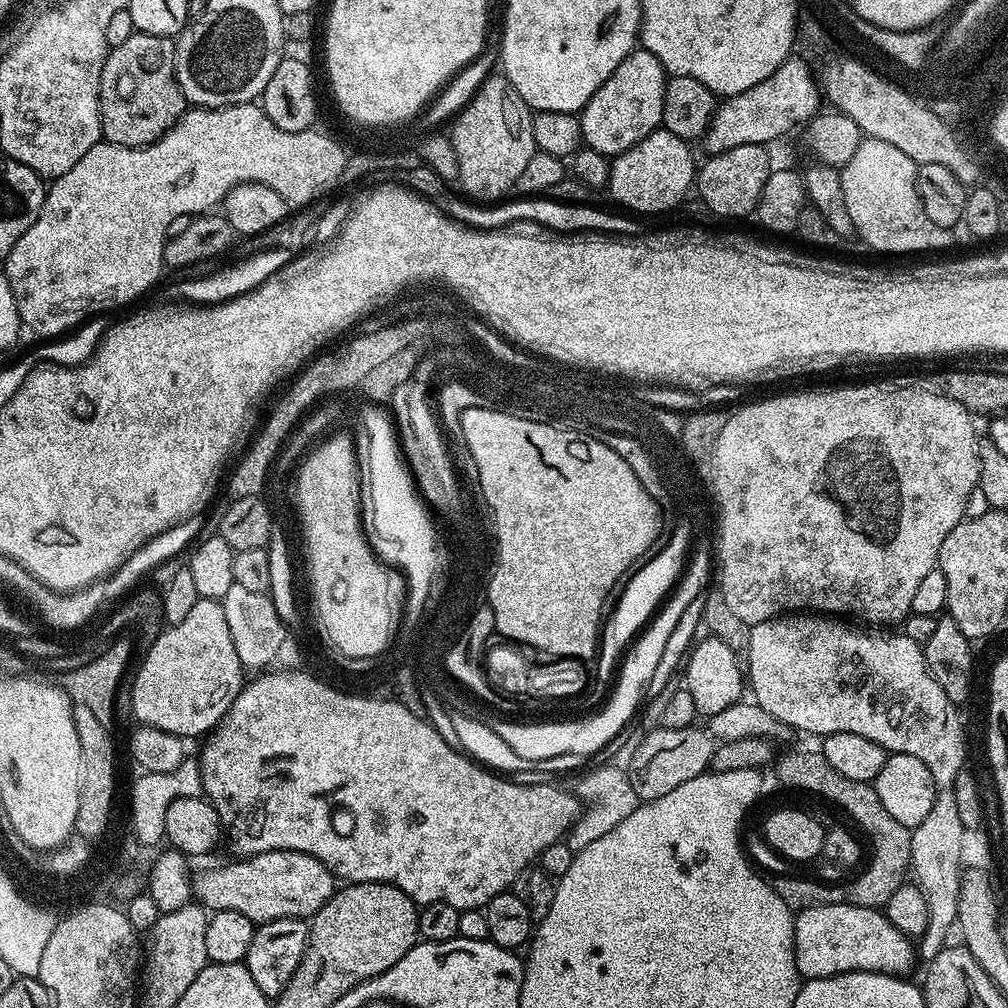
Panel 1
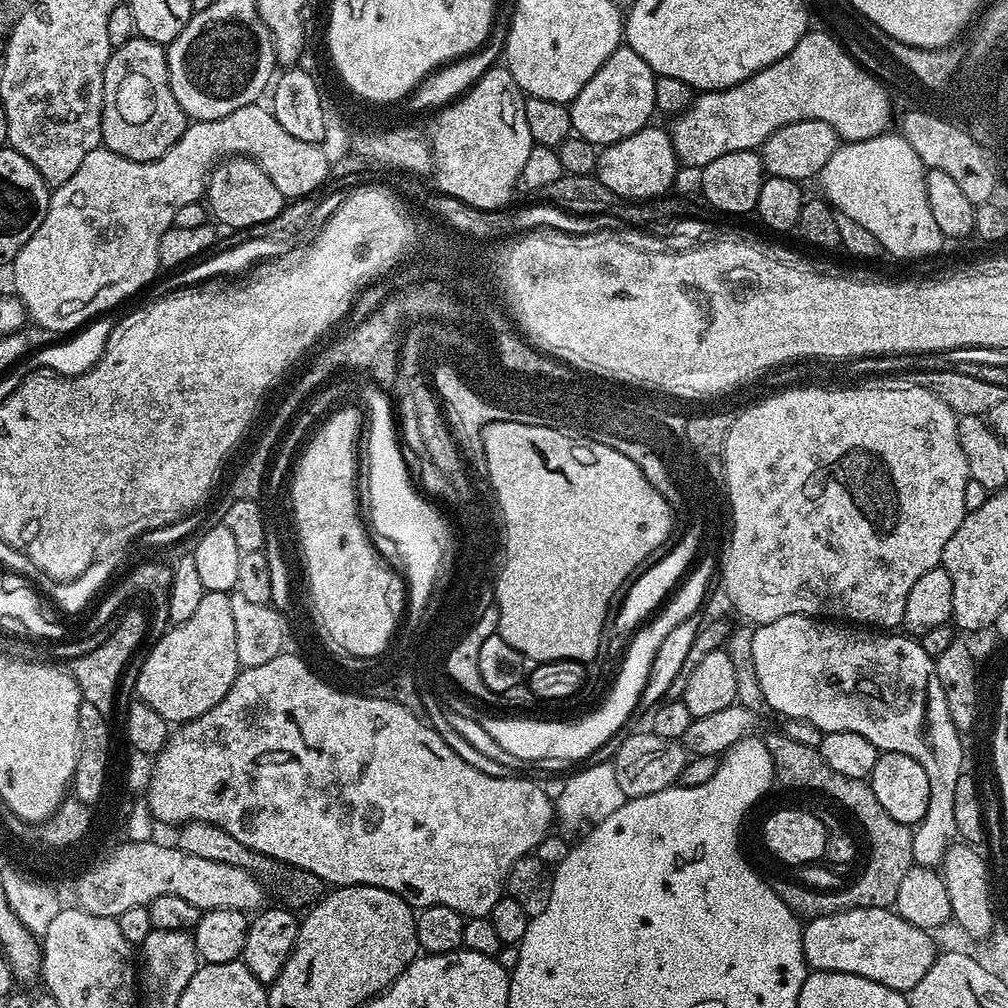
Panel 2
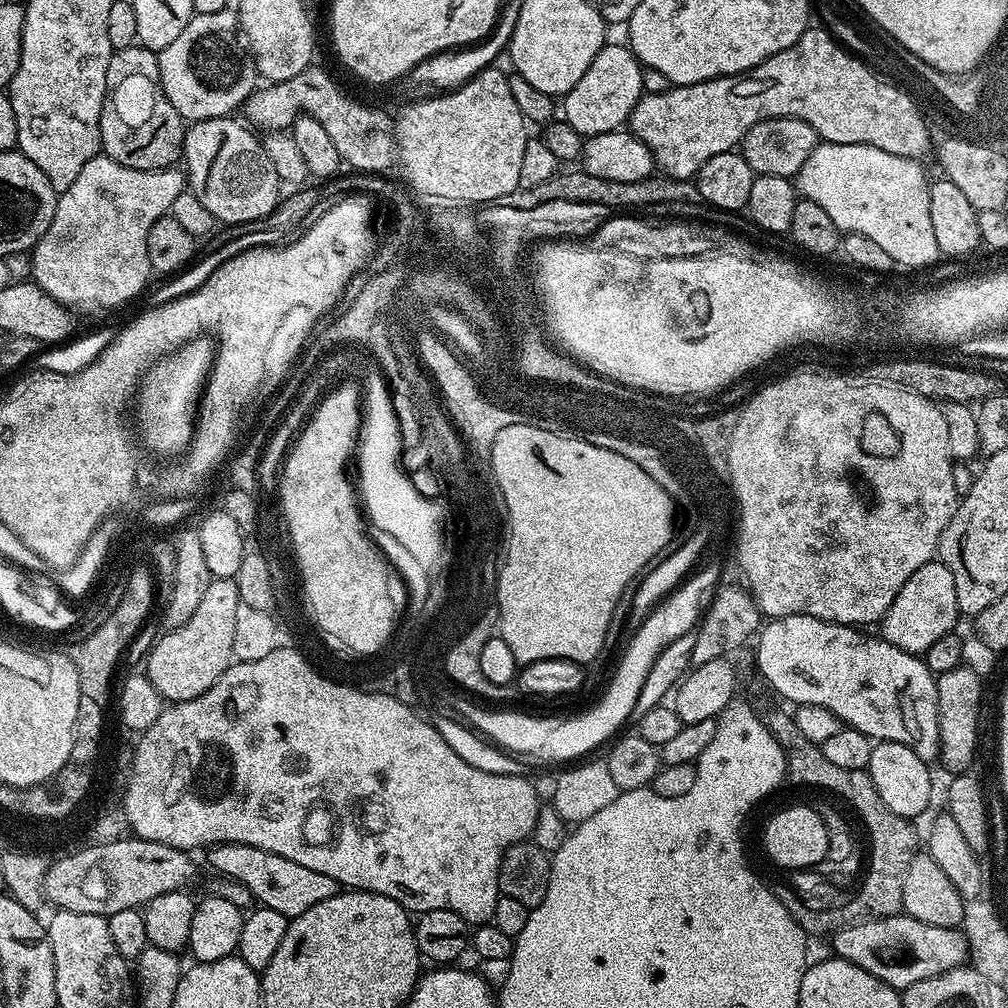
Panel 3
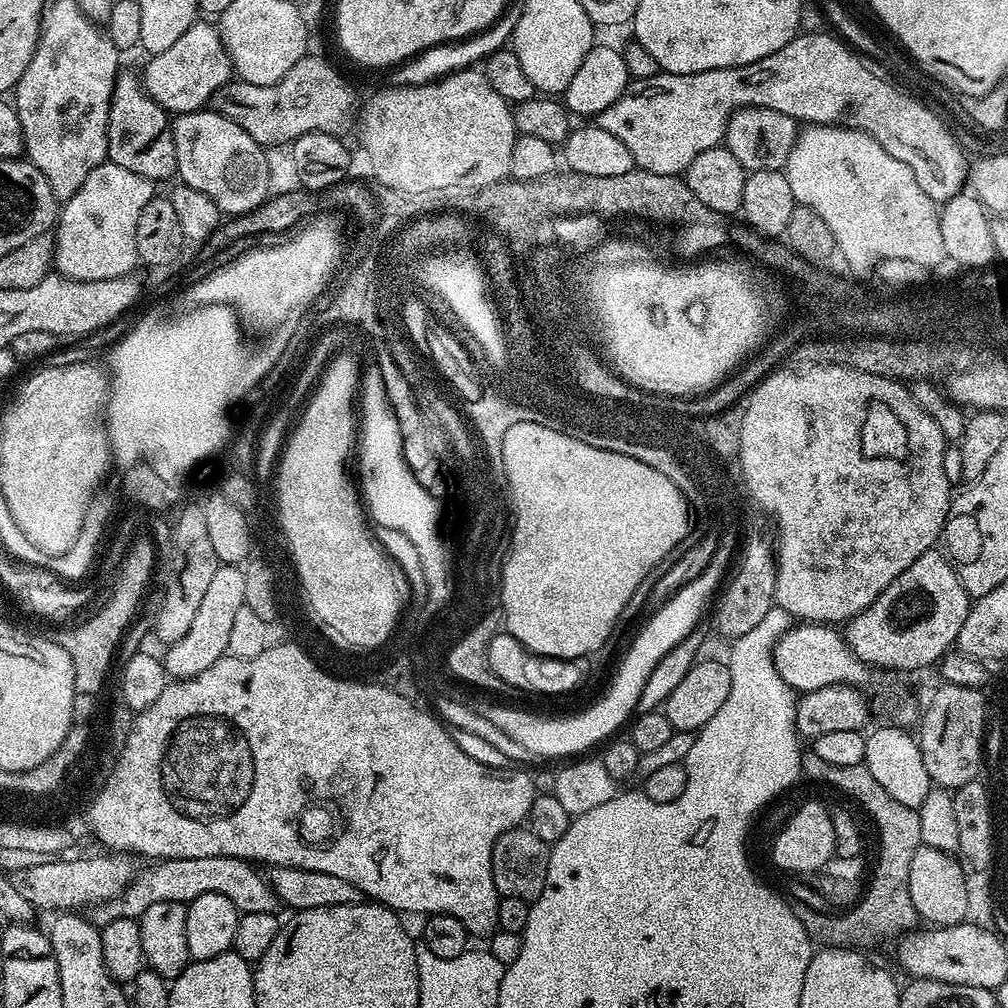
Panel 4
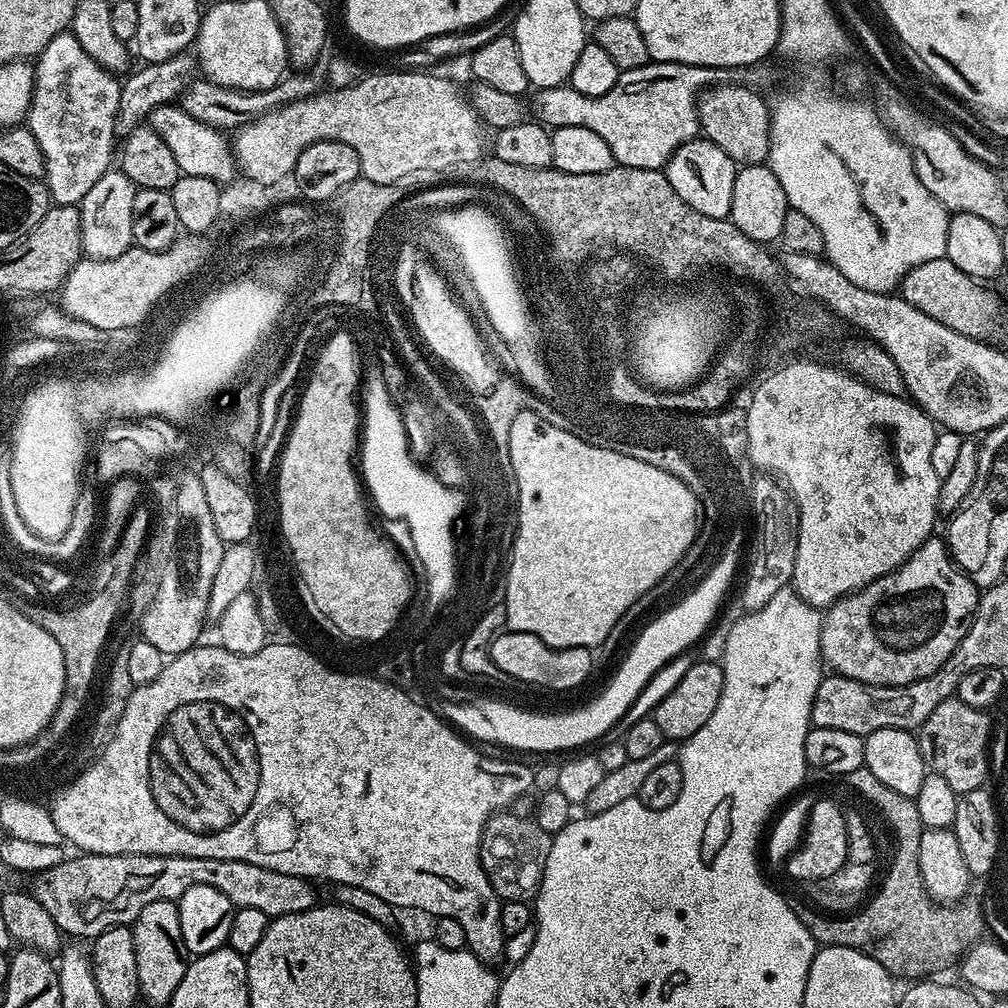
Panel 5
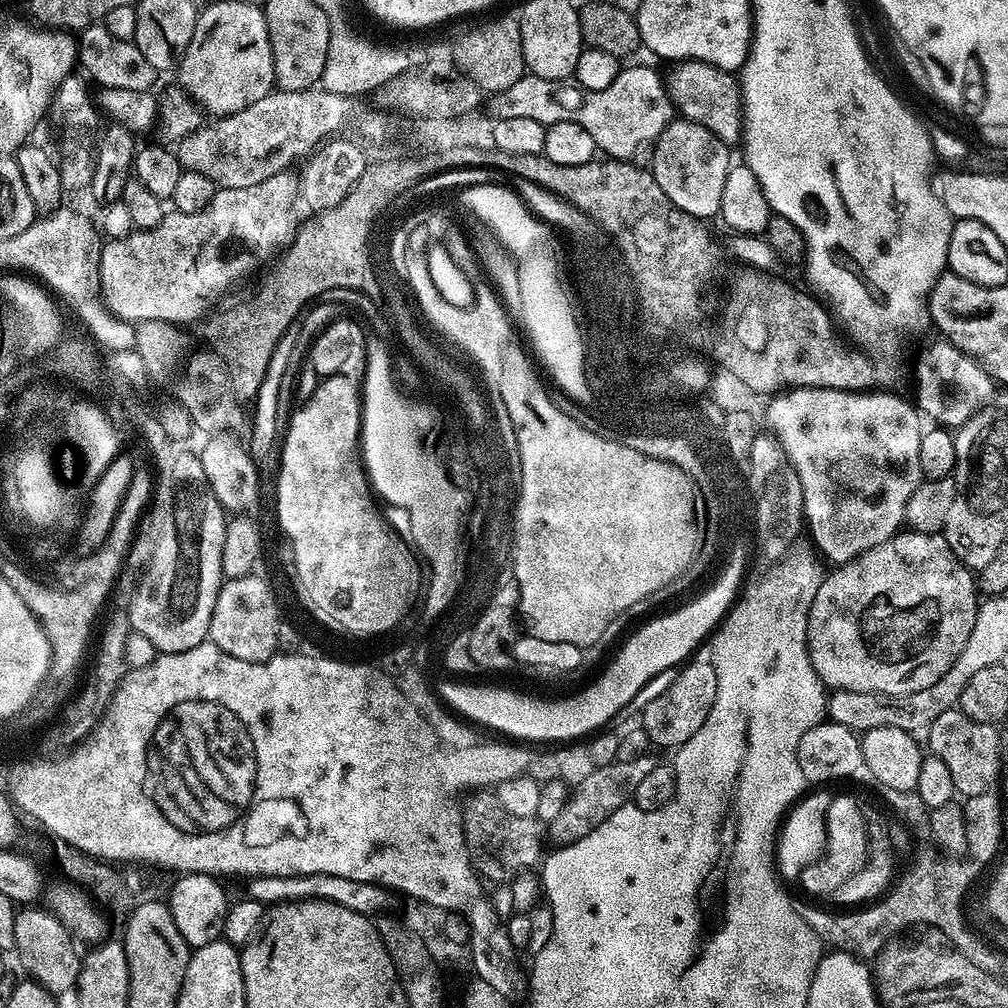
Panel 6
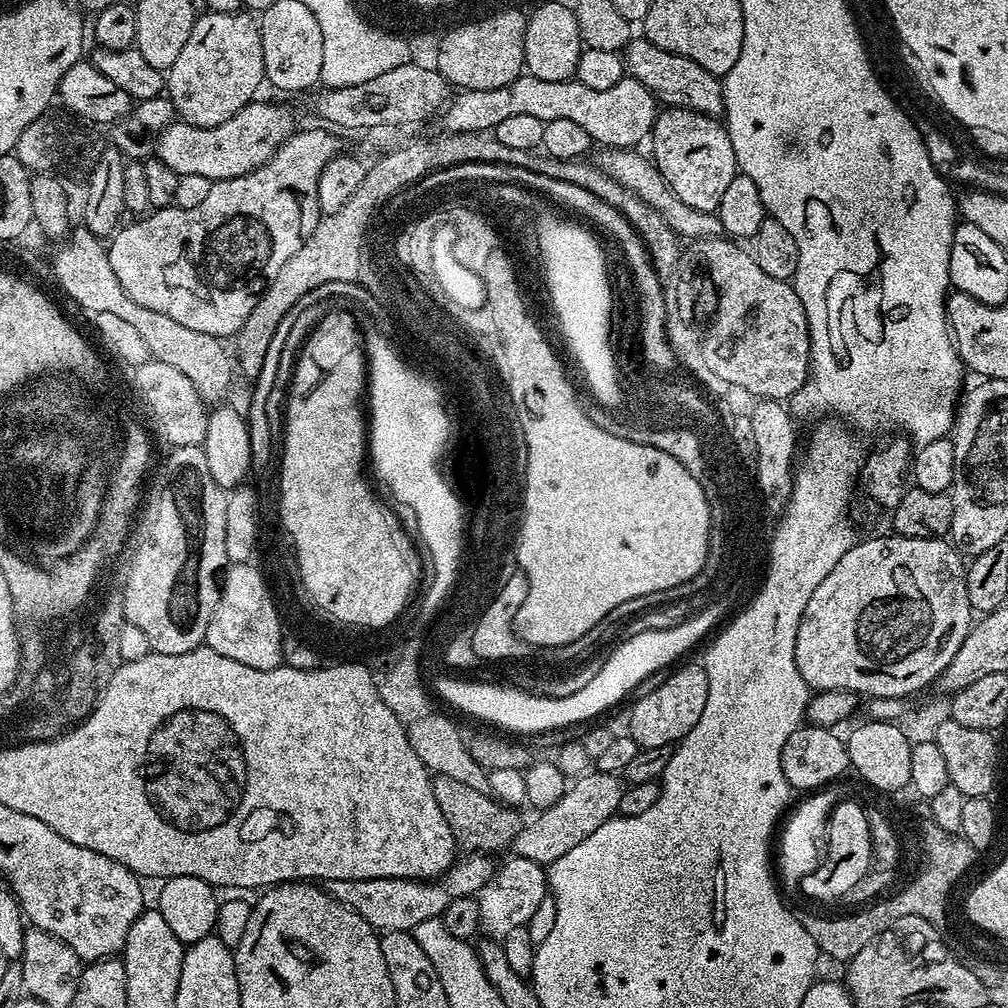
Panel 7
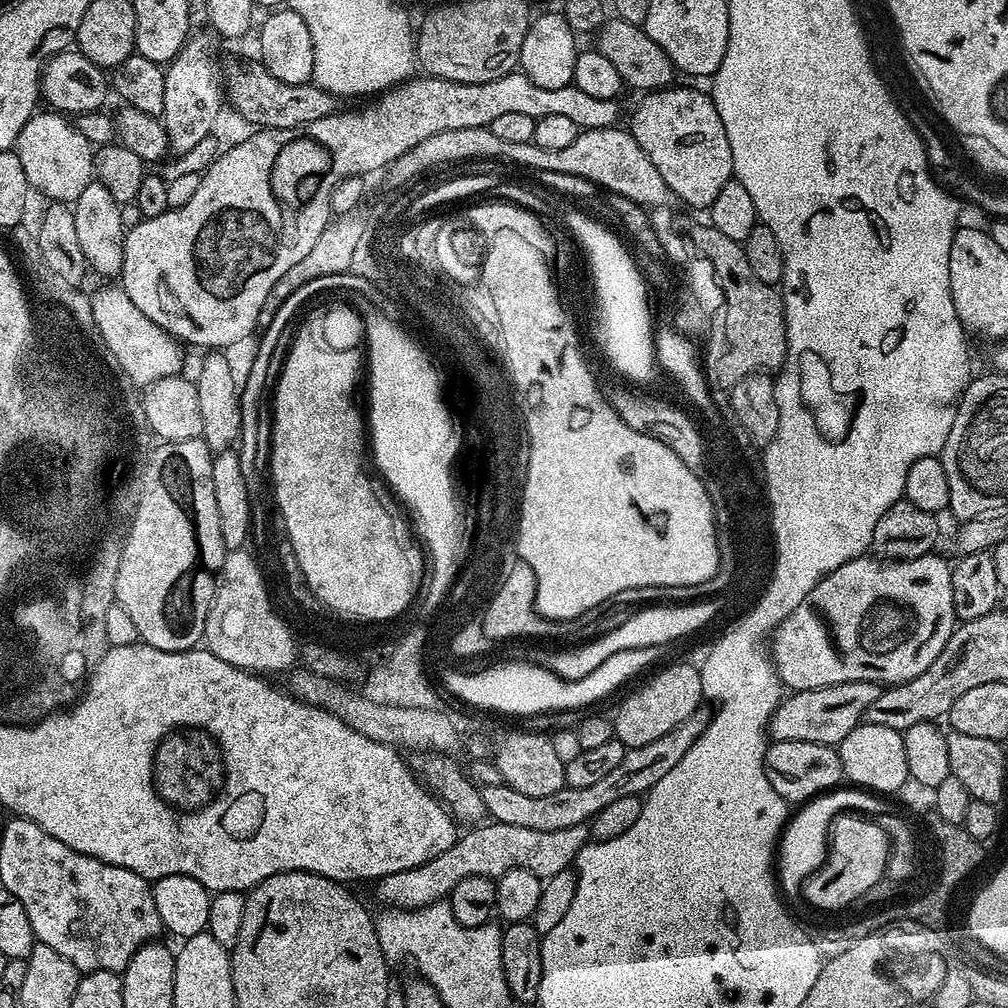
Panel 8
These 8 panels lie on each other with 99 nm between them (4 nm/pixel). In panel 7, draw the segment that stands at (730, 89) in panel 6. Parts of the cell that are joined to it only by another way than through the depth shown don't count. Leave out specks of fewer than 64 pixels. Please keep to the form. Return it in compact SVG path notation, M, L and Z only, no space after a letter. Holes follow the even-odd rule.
M633 38L622 49L627 75L632 76L646 90L650 90L661 105L670 108L689 108L704 116L723 117L724 86L721 77L710 74L698 62L670 50L654 46L647 38Z

